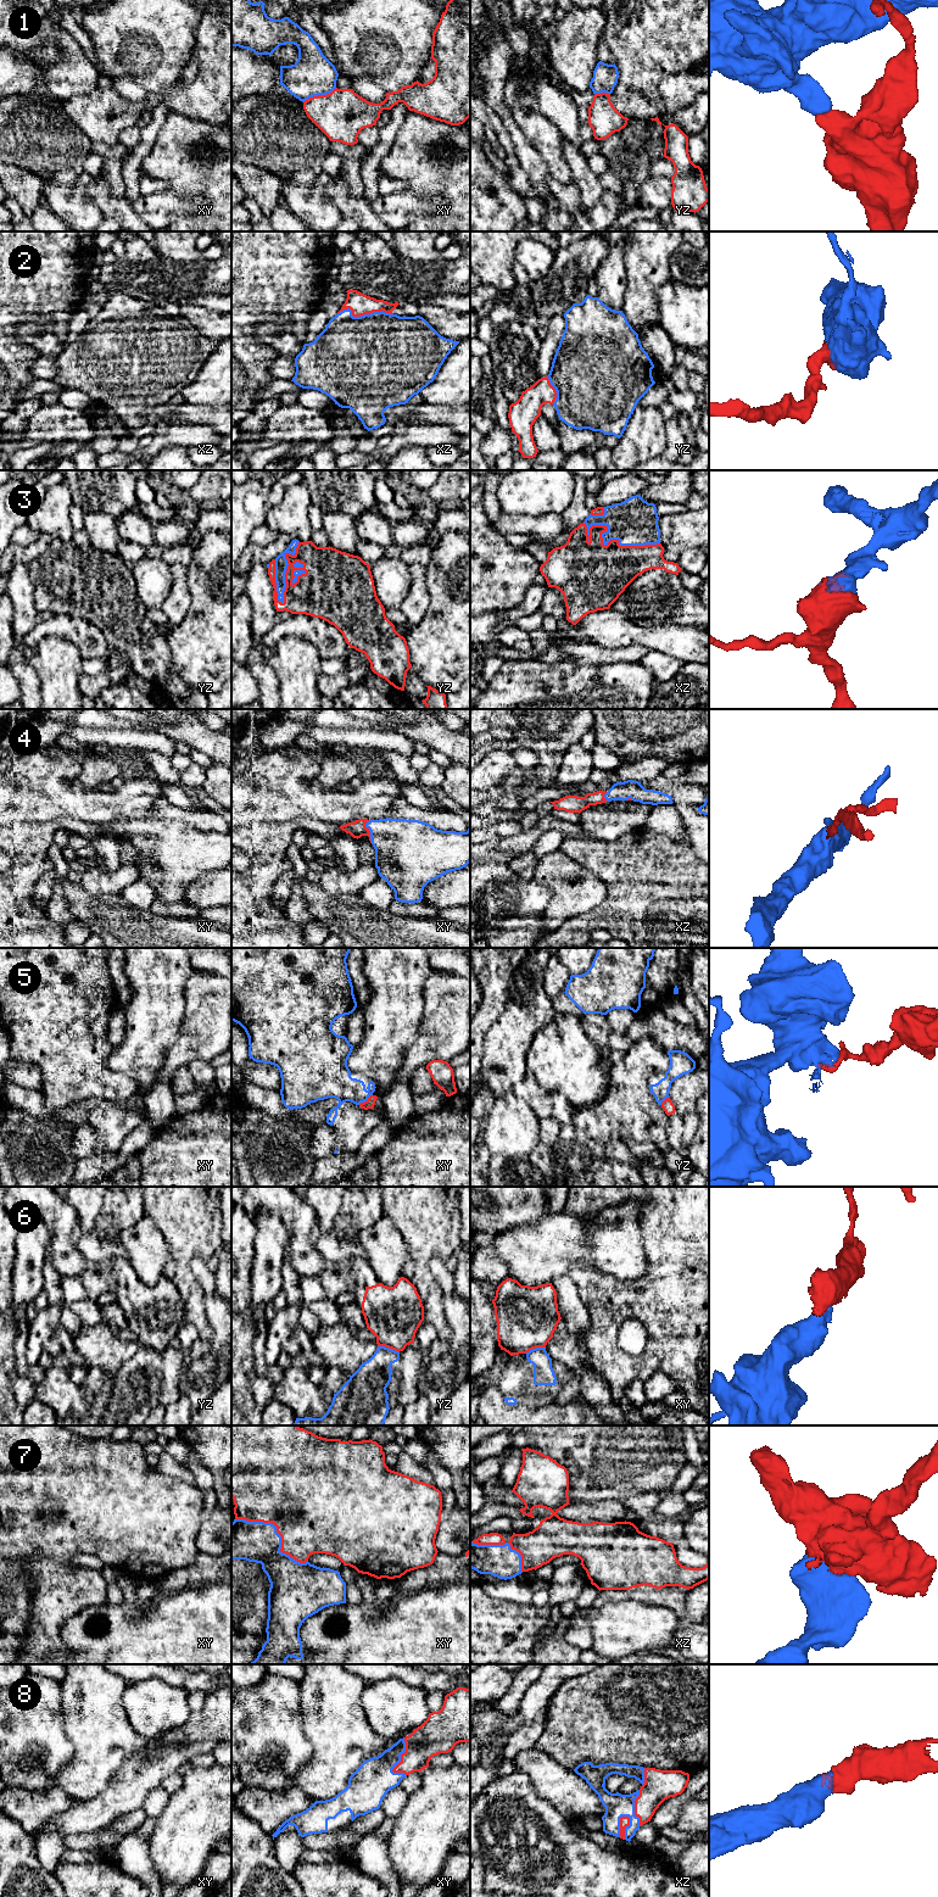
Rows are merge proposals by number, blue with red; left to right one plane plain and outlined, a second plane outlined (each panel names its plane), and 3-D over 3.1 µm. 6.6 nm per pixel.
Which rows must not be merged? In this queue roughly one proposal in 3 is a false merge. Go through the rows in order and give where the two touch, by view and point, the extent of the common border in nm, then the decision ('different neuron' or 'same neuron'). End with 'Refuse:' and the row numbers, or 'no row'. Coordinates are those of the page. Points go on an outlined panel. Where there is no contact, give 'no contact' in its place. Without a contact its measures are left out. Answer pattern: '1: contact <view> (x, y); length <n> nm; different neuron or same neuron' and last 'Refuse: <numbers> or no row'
1: contact xy (318, 94); length 240 nm; different neuron
2: contact xz (364, 314); length 360 nm; same neuron
3: contact xz (612, 539); length 500 nm; same neuron
4: contact xy (369, 830); length 160 nm; same neuron
5: contact xy (364, 1100); length 120 nm; different neuron
6: contact yz (387, 1348); length 150 nm; different neuron
7: contact xy (275, 1532); length 550 nm; same neuron
8: contact xz (629, 1825); length 160 nm; same neuron
Refuse: 1, 5, 6

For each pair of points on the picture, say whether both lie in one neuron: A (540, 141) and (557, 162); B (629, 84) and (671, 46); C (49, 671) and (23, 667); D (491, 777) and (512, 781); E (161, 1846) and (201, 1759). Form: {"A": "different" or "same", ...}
{"A": "same", "B": "same", "C": "different", "D": "different", "E": "different"}

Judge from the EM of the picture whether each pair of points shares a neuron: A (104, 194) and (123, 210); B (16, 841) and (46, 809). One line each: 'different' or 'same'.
A: same
B: different

